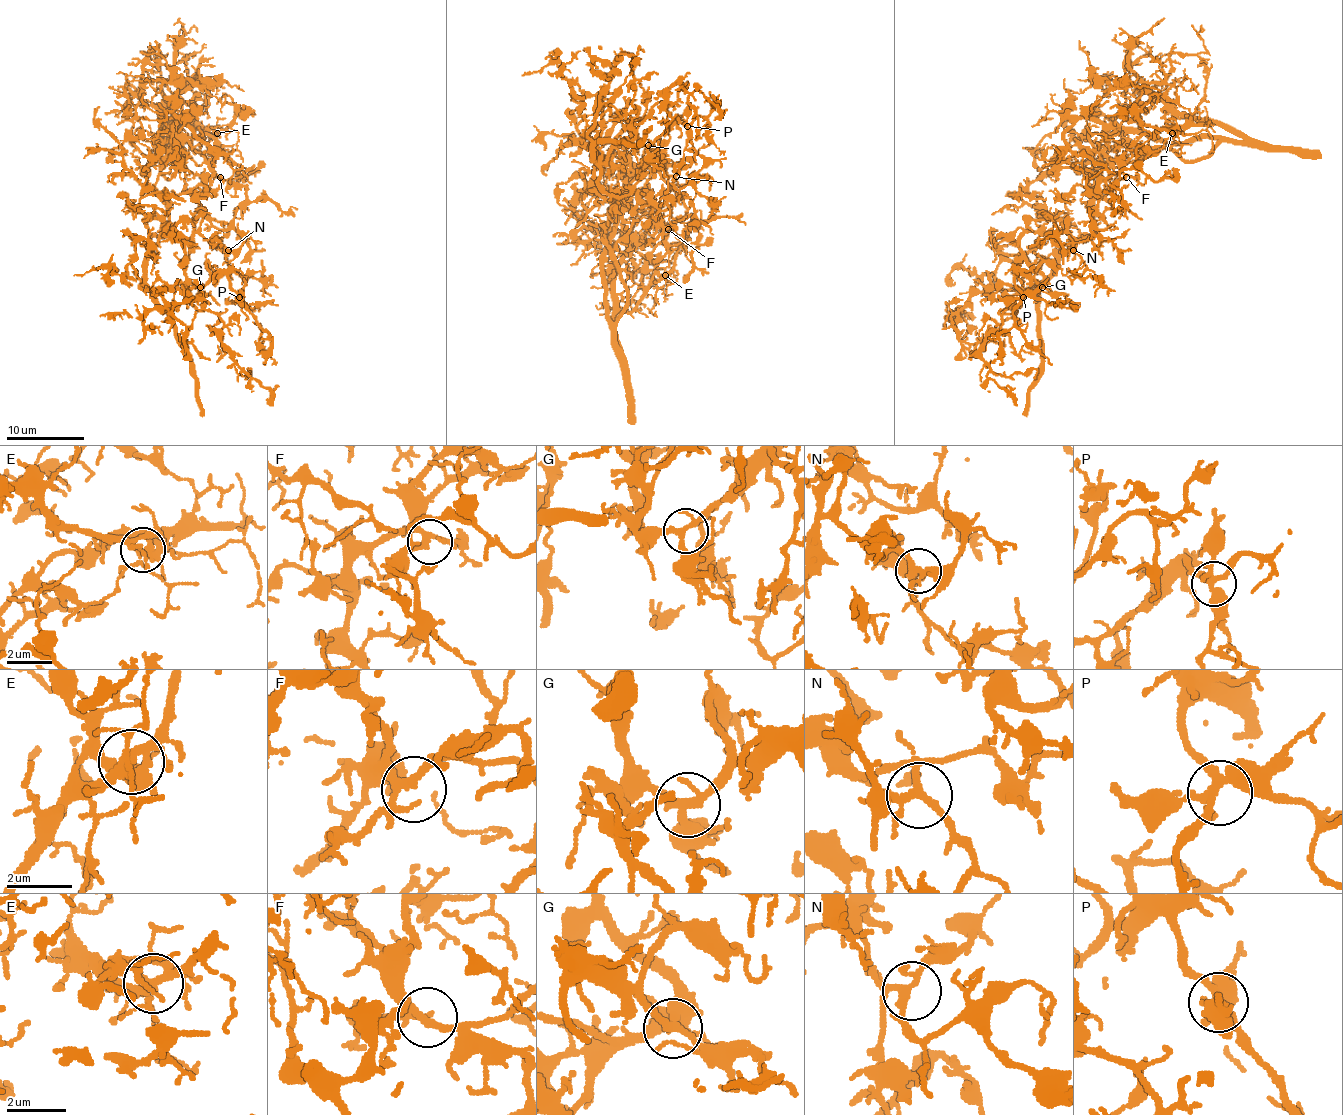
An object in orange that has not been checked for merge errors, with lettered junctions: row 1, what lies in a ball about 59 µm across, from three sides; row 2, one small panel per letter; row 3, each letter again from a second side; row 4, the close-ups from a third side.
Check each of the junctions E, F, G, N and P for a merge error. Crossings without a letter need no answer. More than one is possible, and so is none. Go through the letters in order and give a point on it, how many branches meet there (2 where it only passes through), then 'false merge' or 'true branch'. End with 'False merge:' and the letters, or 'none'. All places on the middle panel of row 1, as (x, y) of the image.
E: place (665, 275); branches 8; false merge
F: place (668, 229); branches 4; true branch
G: place (648, 145); branches 4; true branch
N: place (676, 176); branches 4; true branch
P: place (687, 126); branches 5; true branch
False merge: E

